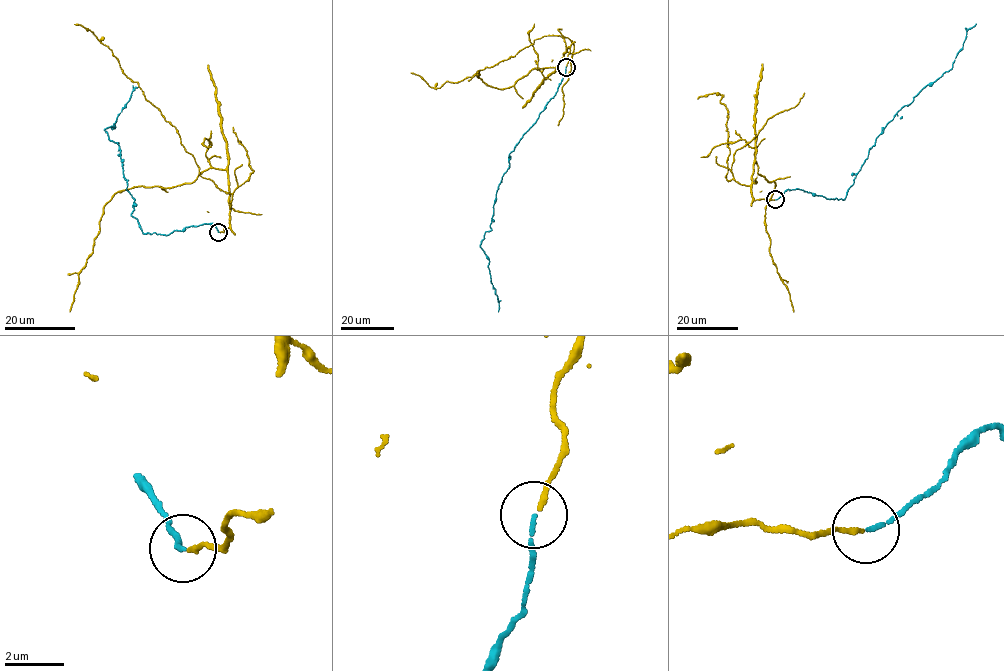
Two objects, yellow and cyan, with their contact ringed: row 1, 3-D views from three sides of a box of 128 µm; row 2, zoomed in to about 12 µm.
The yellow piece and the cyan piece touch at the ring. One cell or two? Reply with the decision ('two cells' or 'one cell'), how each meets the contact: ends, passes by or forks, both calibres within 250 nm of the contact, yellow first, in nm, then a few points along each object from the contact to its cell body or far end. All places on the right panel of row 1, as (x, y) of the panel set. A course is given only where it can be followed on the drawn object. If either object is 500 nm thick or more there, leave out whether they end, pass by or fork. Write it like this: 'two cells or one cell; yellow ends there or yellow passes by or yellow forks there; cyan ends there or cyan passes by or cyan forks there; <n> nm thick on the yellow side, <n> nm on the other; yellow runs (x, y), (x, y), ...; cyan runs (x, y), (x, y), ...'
one cell; yellow ends there; cyan ends there; 170 nm thick on the yellow side, 130 nm on the other; yellow runs (775, 200), (752, 196), (756, 151), (757, 173), (775, 183), (765, 208), (765, 228), (769, 252), (793, 311); cyan runs (775, 199), (797, 189), (845, 198), (883, 128), (952, 68), (966, 31), (976, 23)

